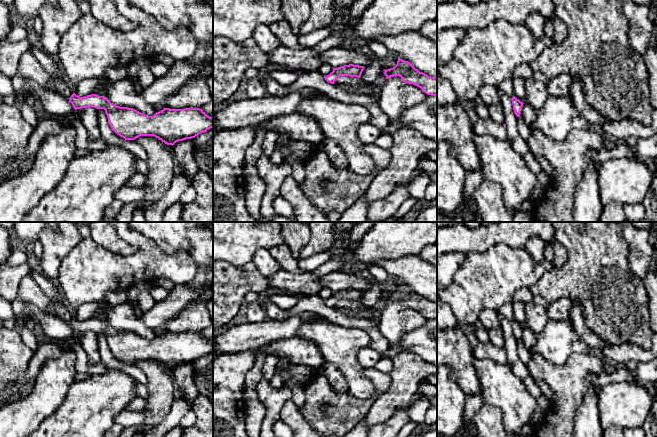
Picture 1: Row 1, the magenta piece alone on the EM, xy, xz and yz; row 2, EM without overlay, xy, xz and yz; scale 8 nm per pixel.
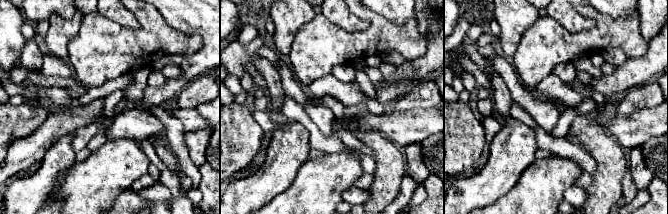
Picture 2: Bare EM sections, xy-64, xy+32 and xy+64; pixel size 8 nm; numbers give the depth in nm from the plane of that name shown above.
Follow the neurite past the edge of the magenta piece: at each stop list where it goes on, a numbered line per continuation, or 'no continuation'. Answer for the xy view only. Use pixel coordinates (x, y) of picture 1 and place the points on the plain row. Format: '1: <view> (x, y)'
no continuation

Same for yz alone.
1: yz (488, 350)

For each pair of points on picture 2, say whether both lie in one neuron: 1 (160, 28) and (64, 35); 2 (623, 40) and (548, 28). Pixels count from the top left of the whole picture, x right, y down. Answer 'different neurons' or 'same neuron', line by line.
1: different neurons
2: same neuron

